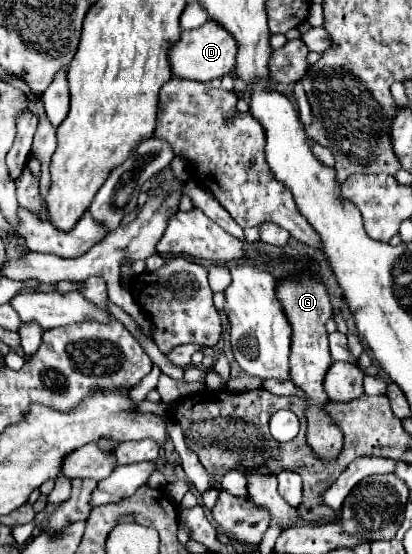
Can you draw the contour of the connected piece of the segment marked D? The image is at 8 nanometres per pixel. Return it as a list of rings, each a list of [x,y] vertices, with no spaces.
[[[205,22],[201,28],[185,30],[181,38],[169,48],[171,72],[177,78],[187,78],[195,82],[211,82],[233,72],[235,66],[235,42],[227,30],[215,26],[215,22]]]

